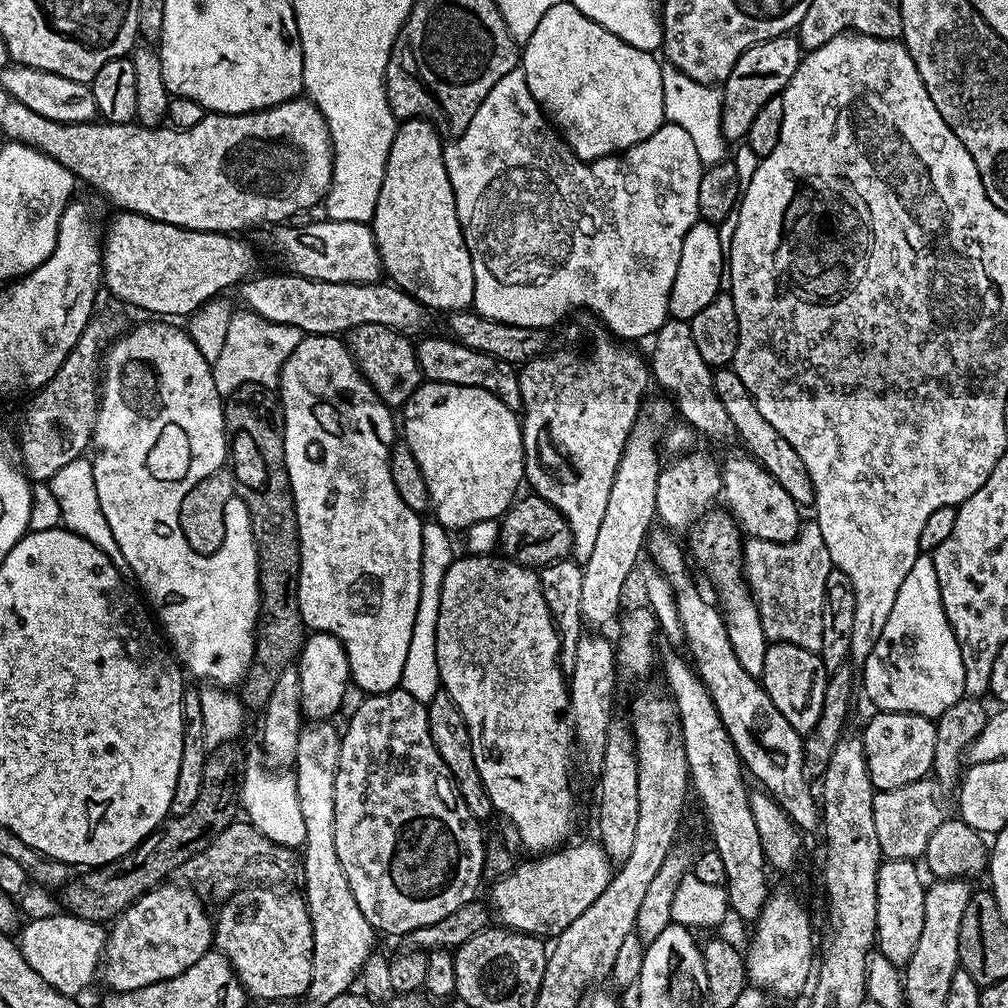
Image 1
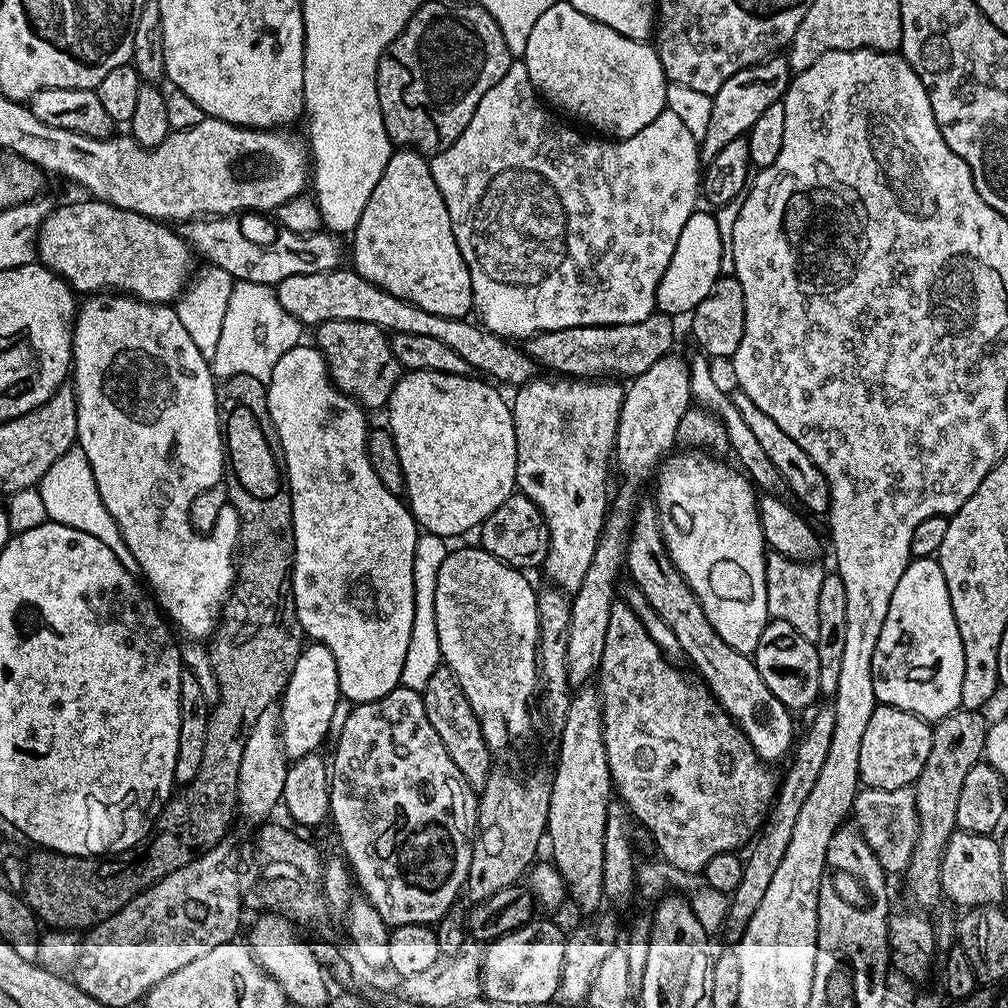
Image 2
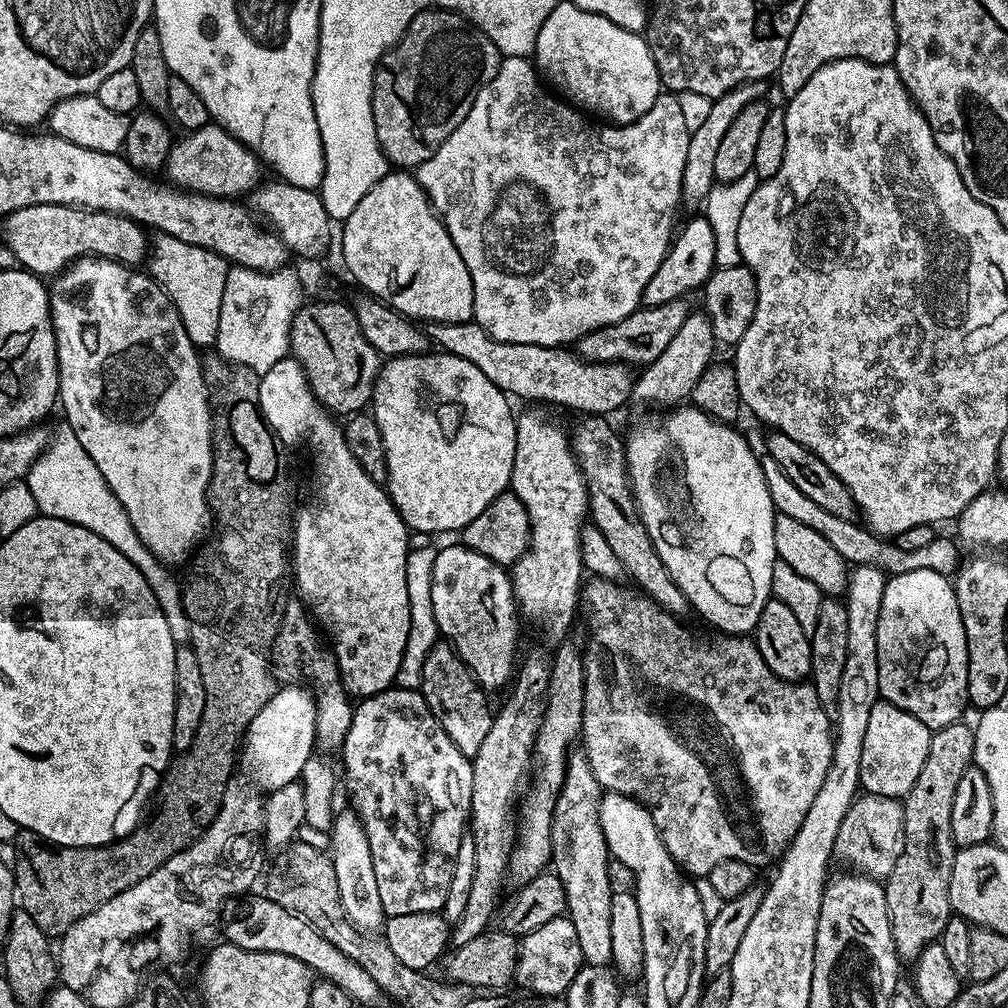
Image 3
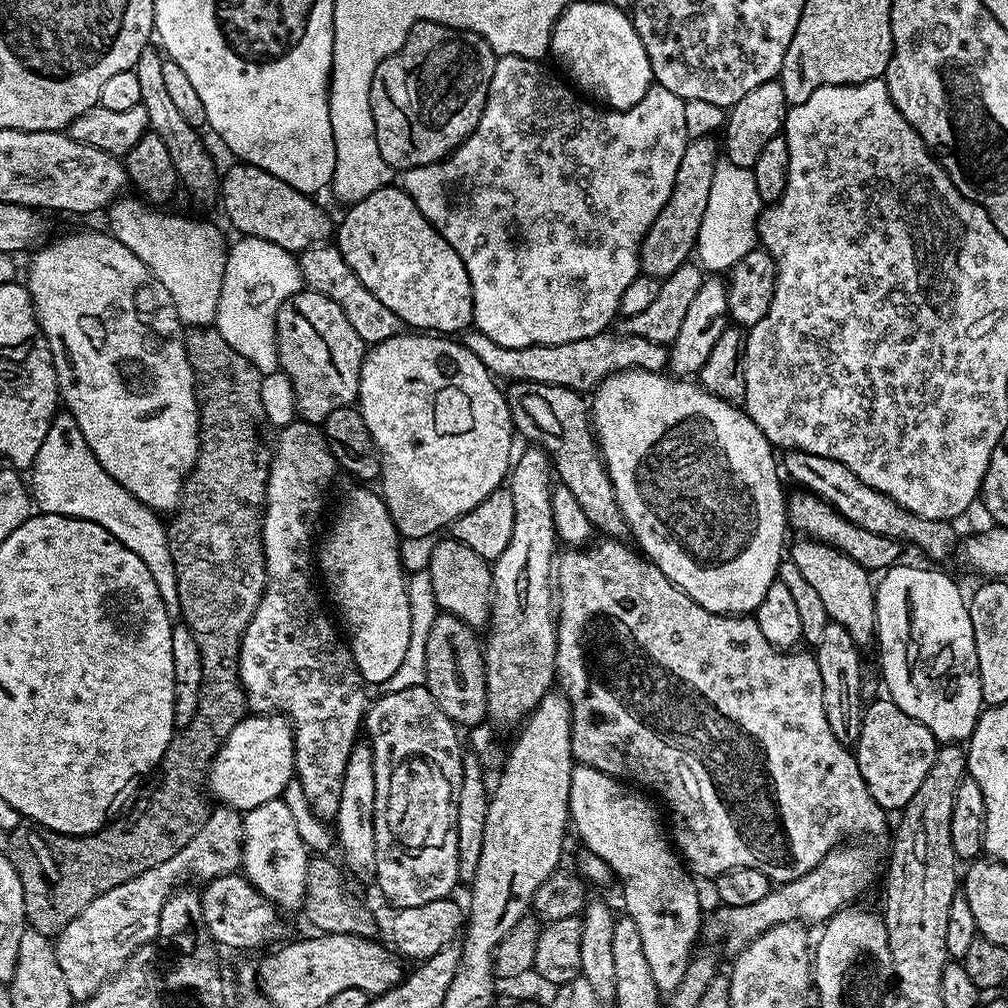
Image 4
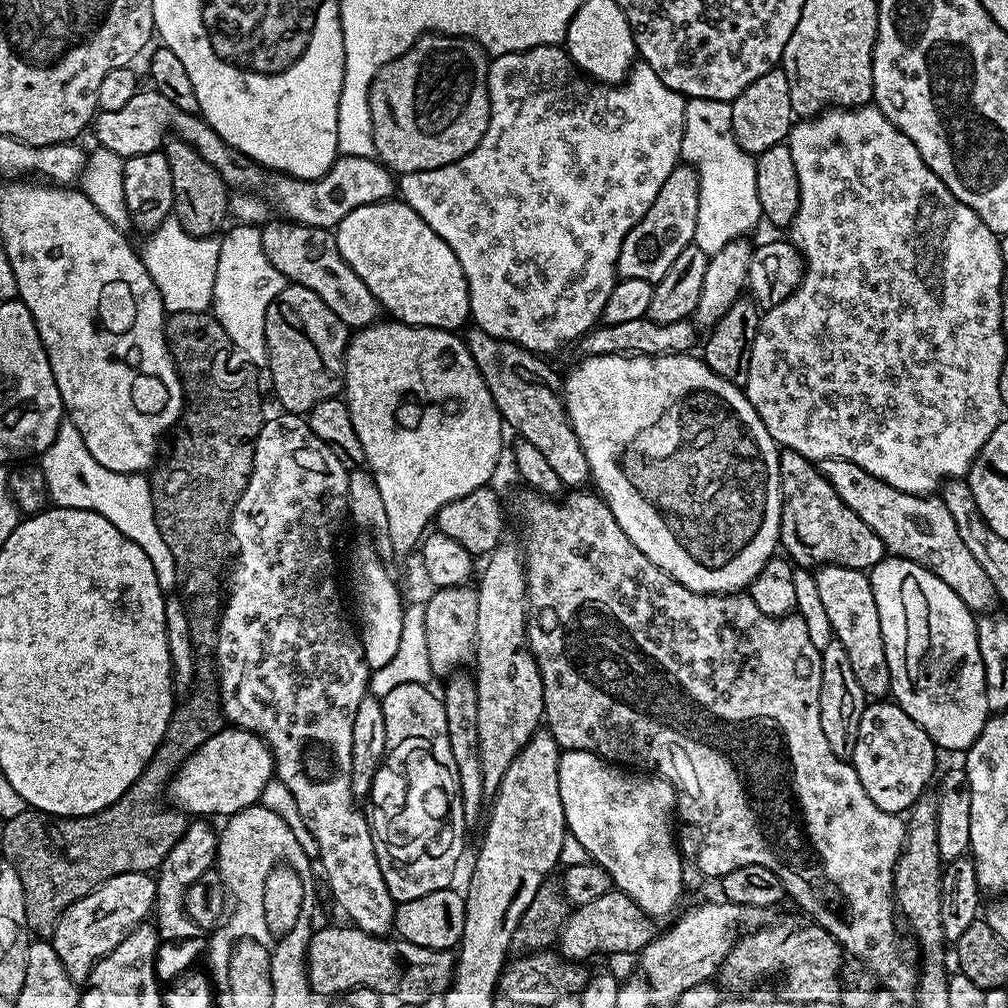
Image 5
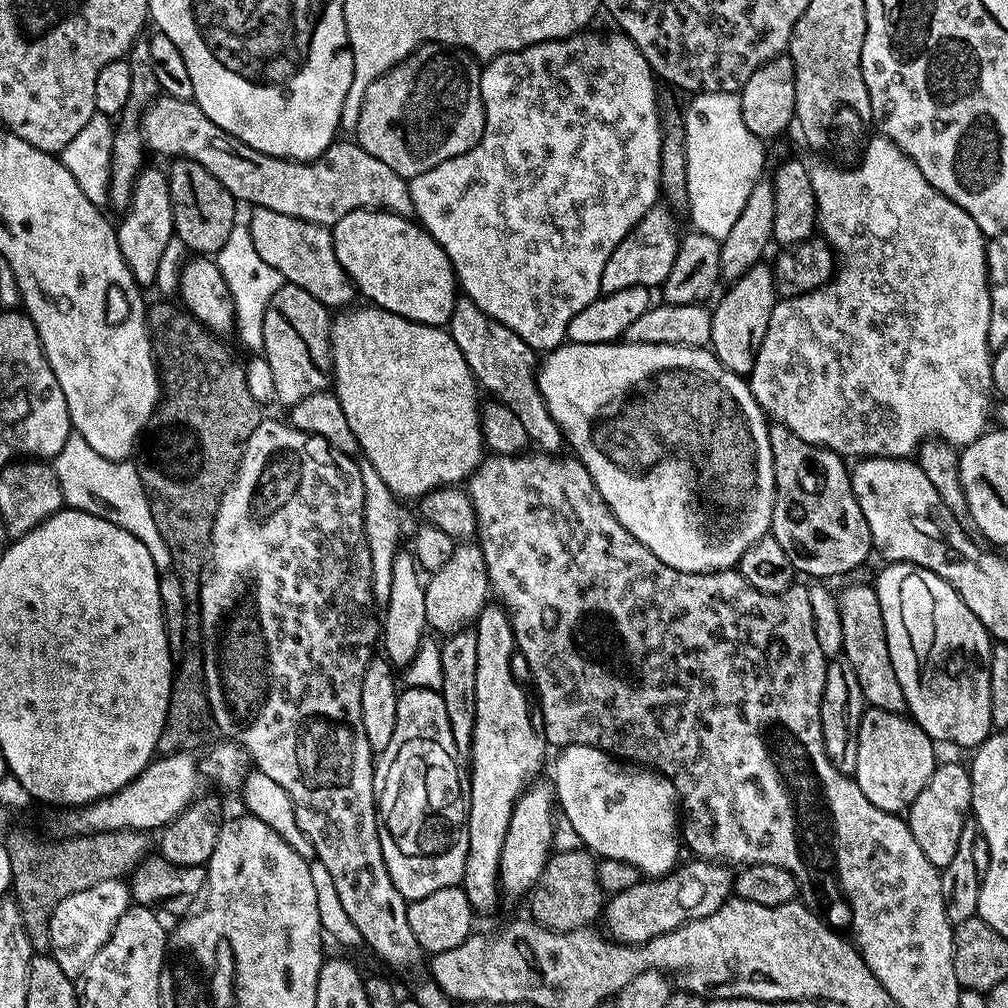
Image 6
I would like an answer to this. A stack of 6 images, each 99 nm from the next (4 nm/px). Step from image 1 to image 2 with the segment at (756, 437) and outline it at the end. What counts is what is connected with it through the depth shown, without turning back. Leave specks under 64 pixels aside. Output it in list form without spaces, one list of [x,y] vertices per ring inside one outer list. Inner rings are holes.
[[[737,391],[734,399],[738,414],[742,414],[742,419],[746,421],[746,426],[750,426],[750,431],[758,438],[758,443],[762,446],[762,450],[770,457],[770,462],[774,462],[774,467],[778,470],[778,474],[782,474],[785,489],[789,493],[792,491],[796,495],[797,501],[795,500],[795,503],[805,513],[827,513],[828,480],[822,474],[822,470],[818,470],[818,466],[812,461],[810,454],[806,454],[806,450],[802,450],[802,446],[798,446],[798,442],[794,442],[794,438],[790,438],[790,434],[786,434],[786,430],[782,430],[782,426],[778,426],[778,422],[774,422],[774,418],[770,418],[770,414],[765,414],[763,410],[758,410],[758,406],[754,406],[754,402],[750,402],[750,398],[746,393]]]

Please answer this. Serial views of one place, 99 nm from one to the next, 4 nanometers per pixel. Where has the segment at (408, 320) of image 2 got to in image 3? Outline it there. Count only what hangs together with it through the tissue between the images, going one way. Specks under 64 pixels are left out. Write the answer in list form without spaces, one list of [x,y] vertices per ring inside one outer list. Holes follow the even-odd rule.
[[[475,322],[466,324],[434,324],[429,323],[426,328],[433,345],[439,346],[443,351],[454,354],[458,358],[466,358],[466,362],[474,362],[494,386],[498,386],[504,393],[513,397],[521,396],[528,402],[540,402],[545,400],[548,404],[561,404],[564,408],[573,408],[576,414],[607,417],[608,412],[616,412],[624,403],[629,403],[634,372],[627,364],[595,364],[589,360],[583,360],[575,351],[567,347],[547,348],[546,346],[530,346],[529,344],[515,344],[514,342],[502,342],[494,339],[482,326]]]

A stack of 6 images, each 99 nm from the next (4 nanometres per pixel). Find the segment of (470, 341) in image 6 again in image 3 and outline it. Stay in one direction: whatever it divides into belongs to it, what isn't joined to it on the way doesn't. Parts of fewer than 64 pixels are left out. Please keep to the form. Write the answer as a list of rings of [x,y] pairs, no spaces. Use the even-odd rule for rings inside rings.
[[[585,415],[576,424],[576,429],[571,429],[570,439],[572,452],[584,476],[588,487],[588,515],[590,522],[602,535],[618,562],[622,562],[624,576],[632,579],[637,584],[643,595],[664,612],[671,616],[684,618],[689,615],[690,605],[686,594],[670,578],[670,570],[658,558],[654,550],[654,542],[650,542],[650,534],[646,534],[646,526],[640,520],[640,511],[636,509],[636,500],[632,497],[632,487],[628,485],[628,463],[624,454],[624,440],[607,423],[603,416]]]

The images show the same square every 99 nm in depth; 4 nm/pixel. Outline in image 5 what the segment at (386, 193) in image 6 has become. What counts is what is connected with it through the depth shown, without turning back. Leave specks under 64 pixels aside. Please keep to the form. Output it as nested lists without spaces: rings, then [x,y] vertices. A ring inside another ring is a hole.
[[[136,91],[134,98],[130,98],[130,102],[126,102],[126,106],[119,110],[97,111],[94,129],[96,128],[95,143],[99,147],[114,150],[114,154],[127,158],[157,151],[169,134],[175,134],[196,148],[198,154],[224,179],[229,189],[262,194],[275,211],[277,208],[278,211],[285,212],[289,221],[311,228],[335,229],[342,218],[350,214],[350,210],[363,204],[377,204],[393,199],[397,191],[398,184],[393,173],[370,156],[340,156],[332,164],[332,169],[317,180],[299,180],[284,172],[266,171],[249,156],[233,152],[232,147],[204,121],[203,116],[178,110],[178,106],[174,106],[170,98],[162,98],[160,92],[144,91]]]

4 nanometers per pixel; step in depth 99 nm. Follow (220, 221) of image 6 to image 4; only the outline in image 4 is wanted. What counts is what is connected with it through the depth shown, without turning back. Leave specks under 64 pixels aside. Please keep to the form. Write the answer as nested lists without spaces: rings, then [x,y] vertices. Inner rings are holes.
[[[149,46],[138,54],[138,62],[135,66],[135,72],[138,74],[138,83],[141,86],[140,104],[146,110],[149,131],[152,131],[165,143],[166,150],[173,159],[176,170],[177,181],[184,188],[192,190],[192,198],[198,204],[210,204],[218,196],[220,185],[220,174],[216,172],[216,166],[206,150],[206,146],[201,138],[199,129],[190,126],[187,120],[175,108],[174,101],[167,93],[167,87],[162,75],[162,66],[165,57],[161,49],[156,46]]]

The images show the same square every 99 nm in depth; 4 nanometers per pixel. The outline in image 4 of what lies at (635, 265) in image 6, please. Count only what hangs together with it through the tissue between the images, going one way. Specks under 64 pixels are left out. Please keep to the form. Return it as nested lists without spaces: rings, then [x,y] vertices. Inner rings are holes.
[[[699,135],[689,139],[678,162],[670,198],[640,243],[640,269],[645,275],[664,279],[693,255],[698,230],[705,217],[706,203],[710,198],[714,170],[719,162],[720,146],[715,137]]]

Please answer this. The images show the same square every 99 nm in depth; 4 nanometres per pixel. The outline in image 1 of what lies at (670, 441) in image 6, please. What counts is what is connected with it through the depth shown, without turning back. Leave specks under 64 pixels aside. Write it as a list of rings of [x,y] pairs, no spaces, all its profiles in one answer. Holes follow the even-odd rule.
[[[709,511],[695,529],[695,532],[697,531],[696,556],[700,559],[701,566],[708,571],[709,578],[716,583],[717,590],[720,591],[718,604],[728,625],[728,637],[734,646],[734,654],[738,662],[742,662],[742,670],[746,670],[746,674],[760,678],[764,674],[769,641],[762,630],[756,602],[748,590],[742,571],[742,529],[727,511],[716,511]]]

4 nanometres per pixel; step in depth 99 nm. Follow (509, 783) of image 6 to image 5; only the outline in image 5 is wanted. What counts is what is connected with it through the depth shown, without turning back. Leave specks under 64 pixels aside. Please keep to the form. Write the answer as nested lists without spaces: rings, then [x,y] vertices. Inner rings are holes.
[[[501,542],[486,557],[488,565],[480,576],[476,588],[478,594],[478,634],[474,653],[474,679],[478,694],[478,742],[480,743],[480,761],[482,762],[482,782],[485,797],[495,796],[502,776],[510,770],[510,762],[530,742],[530,738],[541,727],[544,718],[544,691],[542,674],[536,665],[536,659],[528,649],[528,587],[524,577],[524,561],[519,547]]]

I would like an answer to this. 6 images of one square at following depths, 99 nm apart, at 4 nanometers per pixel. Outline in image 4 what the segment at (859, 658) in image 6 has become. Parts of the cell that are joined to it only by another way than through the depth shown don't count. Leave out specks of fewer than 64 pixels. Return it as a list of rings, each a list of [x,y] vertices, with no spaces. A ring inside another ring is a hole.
[[[796,538],[793,544],[791,541],[790,558],[794,566],[798,566],[802,578],[810,582],[812,589],[818,590],[831,623],[846,626],[857,646],[865,646],[876,640],[876,590],[874,580],[868,577],[871,576],[869,569],[834,546],[807,538]]]

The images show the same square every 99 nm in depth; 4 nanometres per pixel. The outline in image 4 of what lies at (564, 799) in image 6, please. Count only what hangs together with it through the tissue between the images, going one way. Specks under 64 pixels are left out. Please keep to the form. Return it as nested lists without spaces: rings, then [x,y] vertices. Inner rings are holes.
[[[576,764],[570,774],[570,802],[568,814],[571,827],[576,828],[580,840],[587,851],[592,852],[606,866],[610,866],[613,877],[624,887],[624,904],[626,915],[634,918],[638,926],[638,934],[642,934],[642,950],[646,950],[646,962],[650,962],[650,974],[654,974],[654,982],[660,993],[673,992],[682,982],[682,974],[686,974],[686,966],[691,960],[694,947],[697,945],[696,935],[702,932],[702,911],[698,906],[697,891],[694,880],[681,857],[674,851],[666,828],[660,825],[649,797],[643,791],[629,786],[625,781],[607,776],[602,770],[594,770],[585,764]]]

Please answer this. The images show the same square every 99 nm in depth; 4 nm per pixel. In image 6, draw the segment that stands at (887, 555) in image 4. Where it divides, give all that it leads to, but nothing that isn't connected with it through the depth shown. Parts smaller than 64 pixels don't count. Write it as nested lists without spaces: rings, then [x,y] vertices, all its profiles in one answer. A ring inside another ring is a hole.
[[[778,423],[769,427],[768,437],[776,483],[770,535],[786,550],[786,558],[790,558],[797,573],[824,578],[820,576],[844,576],[854,571],[873,546],[866,514],[862,514],[862,506],[854,498],[845,457],[800,440],[798,434]]]

